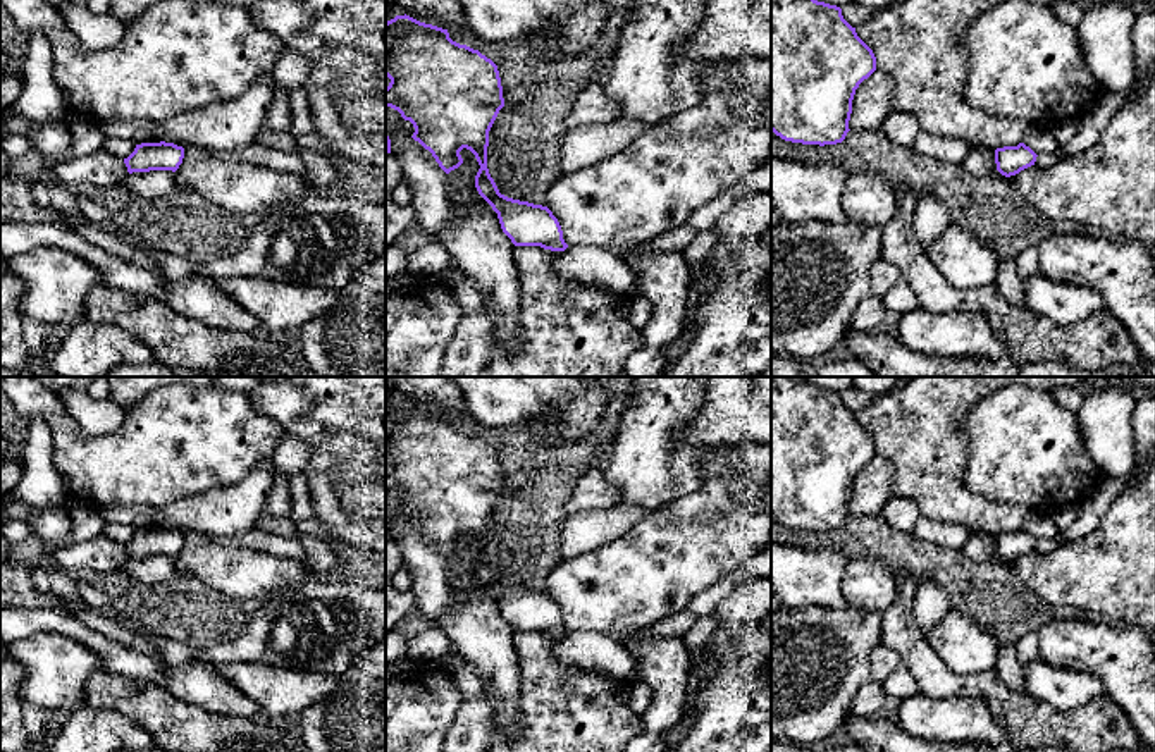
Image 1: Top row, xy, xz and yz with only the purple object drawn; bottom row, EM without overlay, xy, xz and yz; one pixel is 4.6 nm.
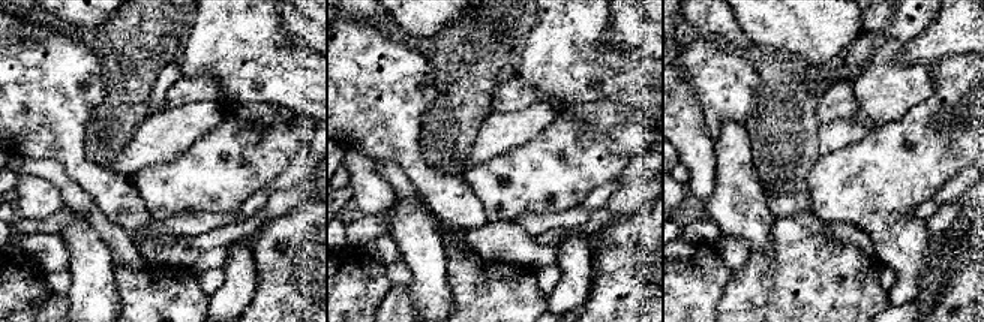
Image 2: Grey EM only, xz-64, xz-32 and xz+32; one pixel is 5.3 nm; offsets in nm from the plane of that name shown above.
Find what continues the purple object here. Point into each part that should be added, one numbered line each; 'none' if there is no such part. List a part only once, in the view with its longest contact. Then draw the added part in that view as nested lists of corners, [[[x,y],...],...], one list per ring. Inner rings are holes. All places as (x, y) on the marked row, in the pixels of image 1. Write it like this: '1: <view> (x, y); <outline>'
none

